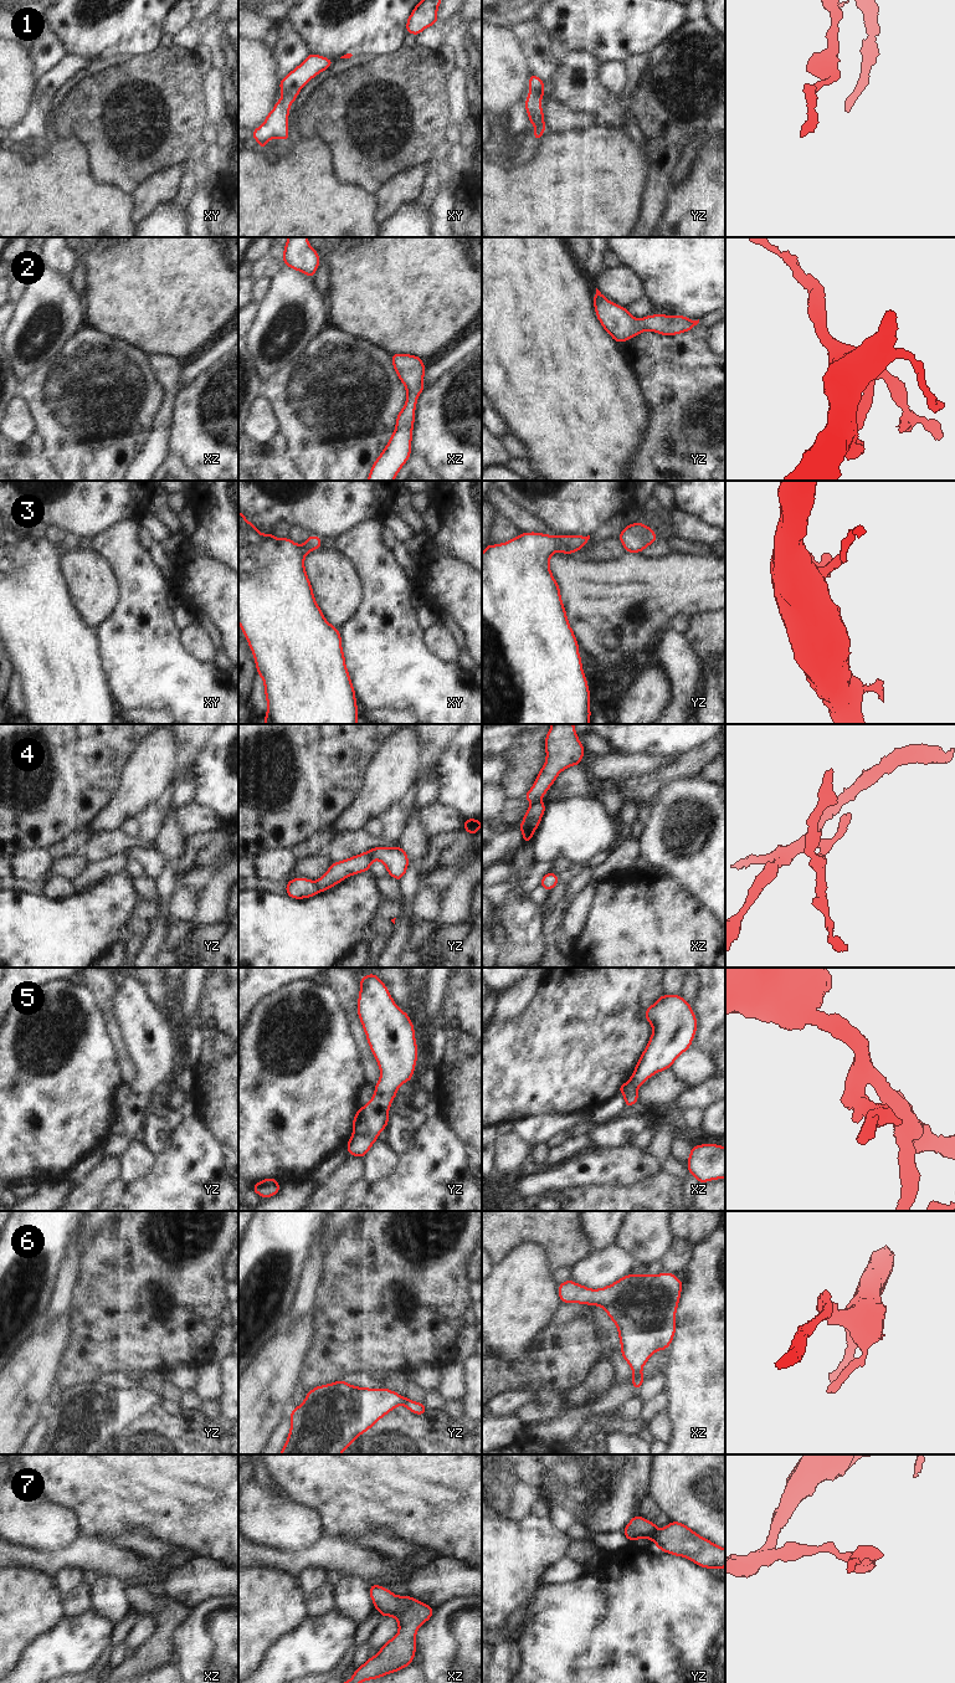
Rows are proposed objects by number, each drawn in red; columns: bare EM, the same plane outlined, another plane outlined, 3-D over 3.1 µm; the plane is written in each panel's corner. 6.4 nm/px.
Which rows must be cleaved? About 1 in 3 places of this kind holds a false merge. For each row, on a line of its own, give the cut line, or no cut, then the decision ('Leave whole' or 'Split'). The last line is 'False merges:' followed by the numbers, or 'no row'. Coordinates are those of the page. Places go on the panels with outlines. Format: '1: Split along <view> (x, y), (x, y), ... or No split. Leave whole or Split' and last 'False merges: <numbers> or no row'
1: No split. Leave whole
2: No split. Leave whole
3: No split. Leave whole
4: Split along yz (314, 882), (319, 891). Split
5: Split along yz (360, 1108), (366, 1123), (366, 1132), (359, 1138). Split
6: No split. Leave whole
7: No split. Leave whole
False merges: 4, 5.

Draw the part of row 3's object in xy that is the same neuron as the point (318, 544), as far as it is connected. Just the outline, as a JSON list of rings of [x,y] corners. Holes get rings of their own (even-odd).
[[[238,510],[238,622],[255,657],[257,674],[263,678],[265,694],[268,705],[266,717],[263,718],[265,724],[358,724],[359,713],[355,691],[348,668],[345,667],[340,632],[323,616],[323,612],[314,599],[312,584],[309,583],[304,569],[306,555],[310,550],[317,550],[320,547],[322,539],[312,534],[303,545],[292,542],[289,537],[277,539],[272,533],[261,534],[260,530]]]

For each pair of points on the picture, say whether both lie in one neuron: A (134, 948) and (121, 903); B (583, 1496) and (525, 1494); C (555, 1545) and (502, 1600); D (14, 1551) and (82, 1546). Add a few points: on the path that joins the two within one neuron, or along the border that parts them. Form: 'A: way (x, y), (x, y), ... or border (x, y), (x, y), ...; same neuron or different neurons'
A: border (127, 923), (121, 928), (117, 939); different neurons
B: way (569, 1494), (539, 1494); same neuron
C: way (542, 1558), (513, 1586); same neuron
D: way (31, 1559), (65, 1558); same neuron

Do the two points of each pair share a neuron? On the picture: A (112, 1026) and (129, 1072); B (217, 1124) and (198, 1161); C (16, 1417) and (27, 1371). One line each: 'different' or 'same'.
A: same
B: different
C: same

